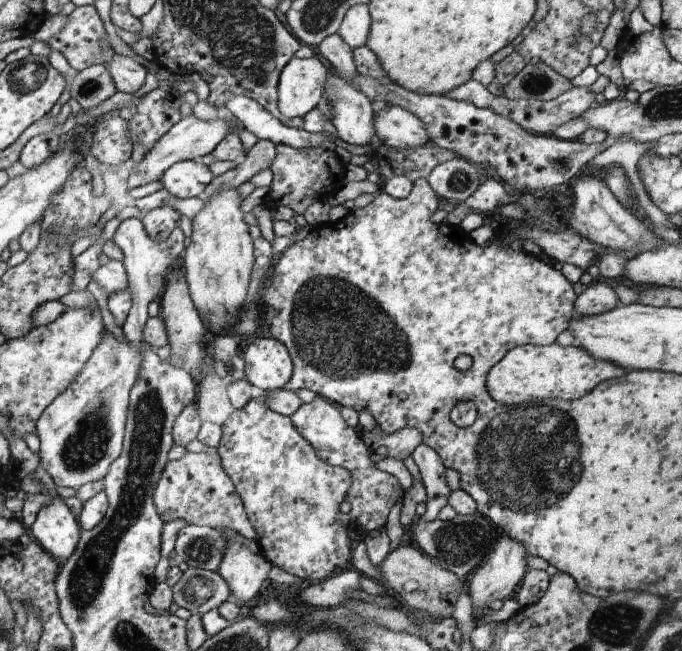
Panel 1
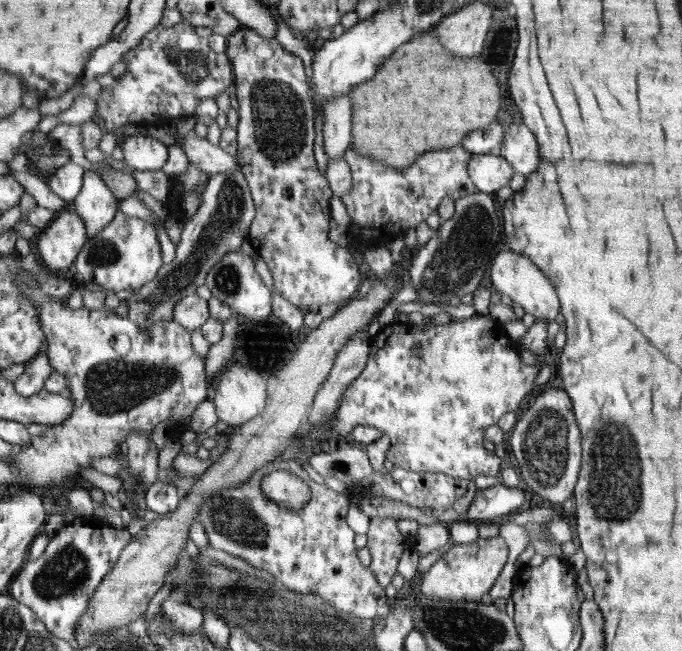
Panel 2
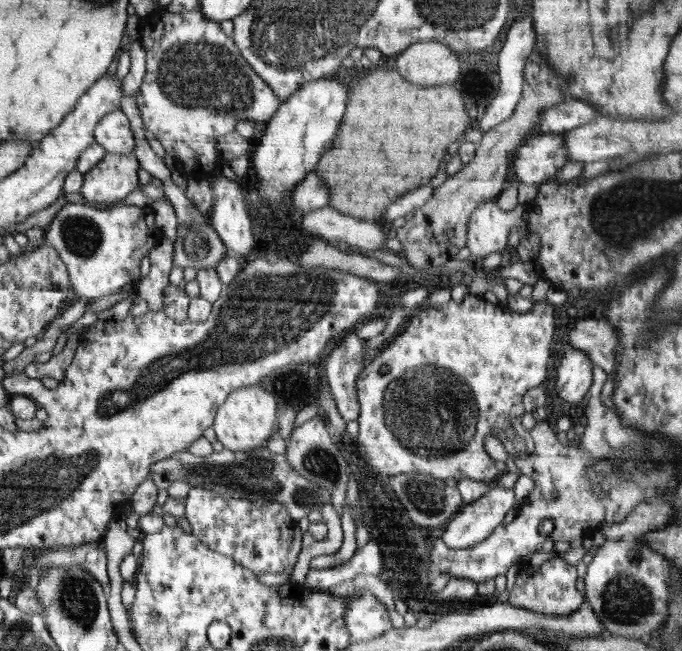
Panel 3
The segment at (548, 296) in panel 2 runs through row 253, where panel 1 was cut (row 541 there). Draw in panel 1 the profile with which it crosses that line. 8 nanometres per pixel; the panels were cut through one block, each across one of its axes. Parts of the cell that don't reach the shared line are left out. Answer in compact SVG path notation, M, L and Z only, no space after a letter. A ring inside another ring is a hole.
M509 535L498 539L494 551L488 556L487 560L478 567L470 580L469 596L472 602L473 616L475 620L490 611L489 606L492 600L503 600L514 594L516 586L520 584L524 572L526 572L526 554L522 542L512 540Z

